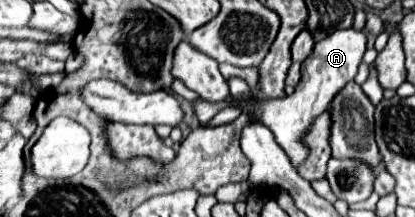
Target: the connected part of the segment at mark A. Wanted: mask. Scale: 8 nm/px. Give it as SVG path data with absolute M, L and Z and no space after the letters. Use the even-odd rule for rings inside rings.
M337 29L331 35L327 35L323 41L317 41L313 47L313 53L303 61L303 71L301 71L301 81L295 87L295 91L287 97L281 99L263 99L257 103L247 103L243 105L243 111L255 113L263 125L267 125L277 143L285 149L285 153L291 157L293 167L303 163L307 157L307 147L299 141L303 133L307 133L309 125L317 115L321 115L335 95L357 75L357 67L361 63L361 57L365 53L365 33L357 29Z

